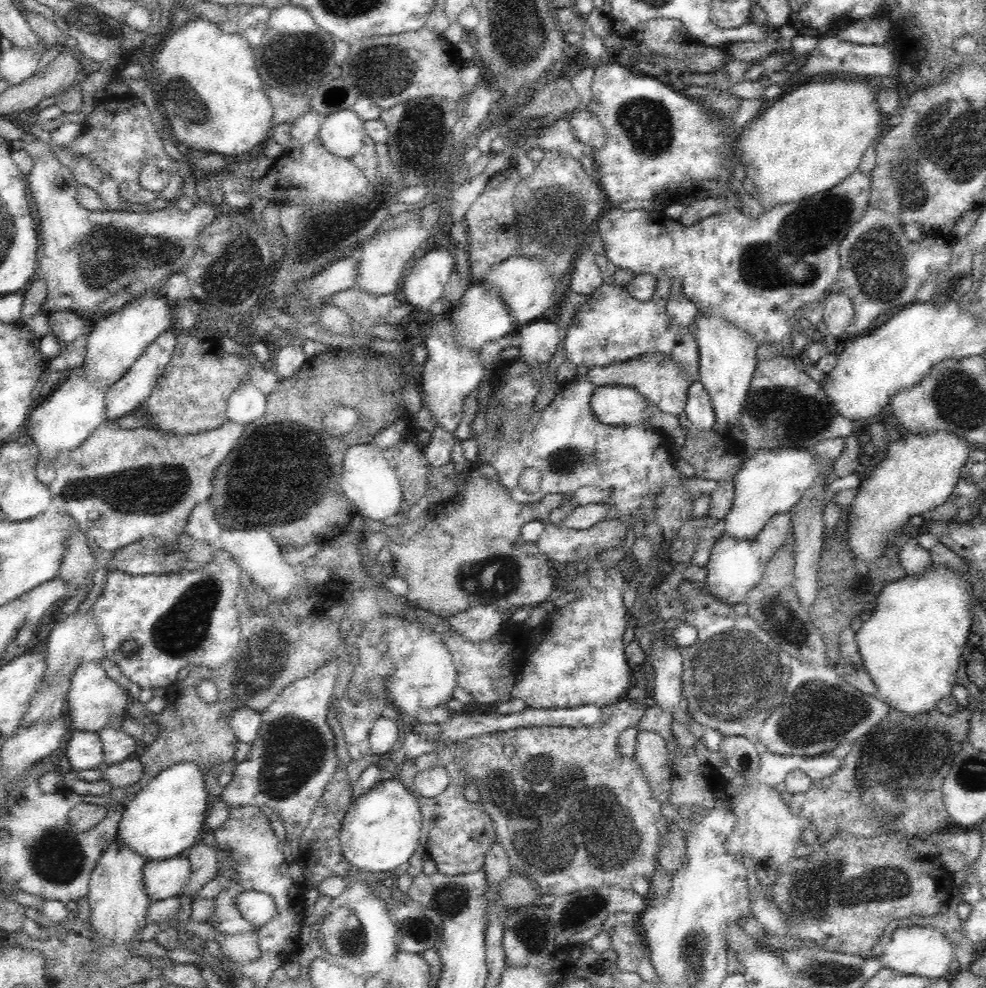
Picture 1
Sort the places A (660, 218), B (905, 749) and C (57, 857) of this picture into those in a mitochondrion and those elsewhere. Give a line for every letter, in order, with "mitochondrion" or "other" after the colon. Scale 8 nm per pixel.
A: other
B: other
C: mitochondrion

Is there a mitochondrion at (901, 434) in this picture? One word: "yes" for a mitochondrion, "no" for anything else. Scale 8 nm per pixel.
no

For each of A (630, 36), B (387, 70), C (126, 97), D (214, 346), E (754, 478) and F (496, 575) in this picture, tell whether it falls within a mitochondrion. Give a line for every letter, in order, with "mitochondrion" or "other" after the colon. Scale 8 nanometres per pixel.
A: other
B: mitochondrion
C: other
D: other
E: other
F: mitochondrion

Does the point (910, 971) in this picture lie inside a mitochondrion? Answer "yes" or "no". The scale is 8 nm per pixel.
no

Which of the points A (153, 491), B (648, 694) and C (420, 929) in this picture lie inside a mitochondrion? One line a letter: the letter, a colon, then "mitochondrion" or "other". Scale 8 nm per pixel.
A: mitochondrion
B: other
C: mitochondrion

